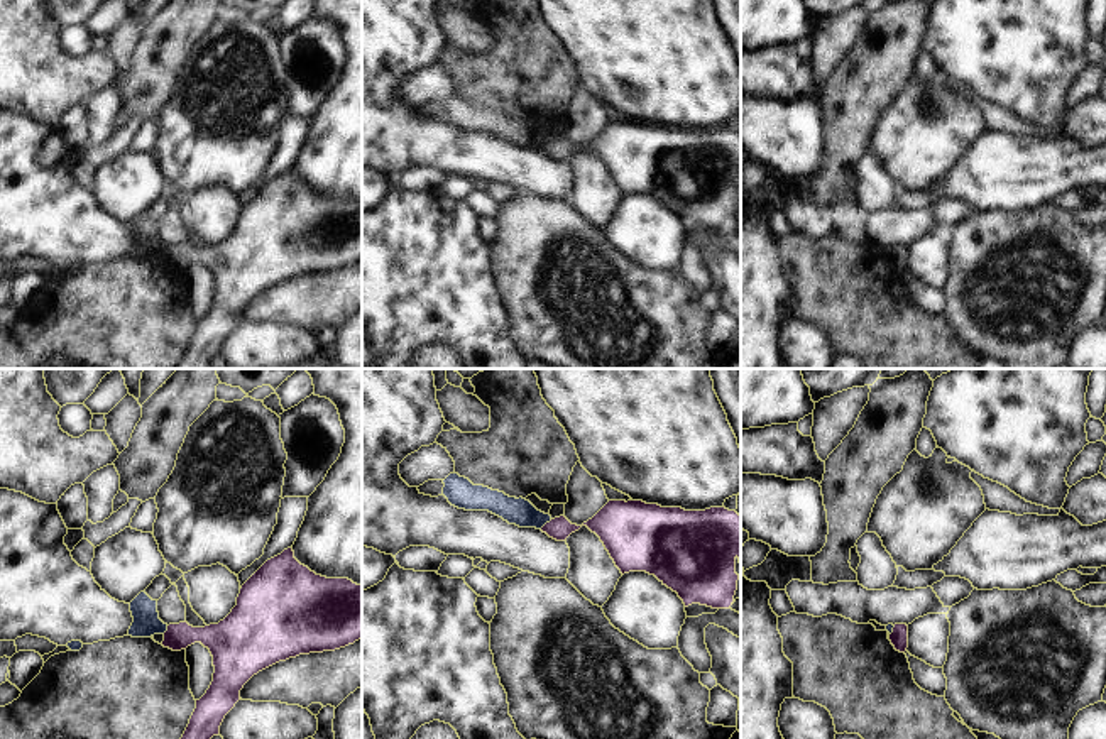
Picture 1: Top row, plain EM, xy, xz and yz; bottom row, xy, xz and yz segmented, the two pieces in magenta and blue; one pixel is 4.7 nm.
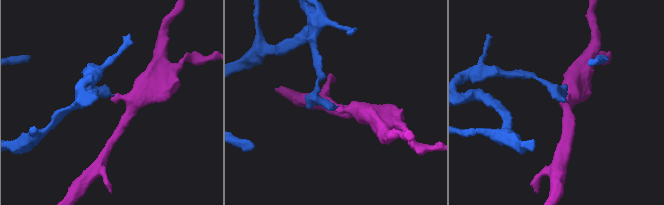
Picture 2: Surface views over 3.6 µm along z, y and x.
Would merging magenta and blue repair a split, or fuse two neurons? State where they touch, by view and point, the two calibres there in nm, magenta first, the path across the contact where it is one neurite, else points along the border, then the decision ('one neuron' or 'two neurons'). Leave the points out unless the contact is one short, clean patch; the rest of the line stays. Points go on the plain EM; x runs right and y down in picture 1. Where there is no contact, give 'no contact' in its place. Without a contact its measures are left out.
meets magenta in xz at (547, 144); 110 nm thick on the magenta side, 130 nm on the other; border along xz (552, 141), (540, 149); two neurons

